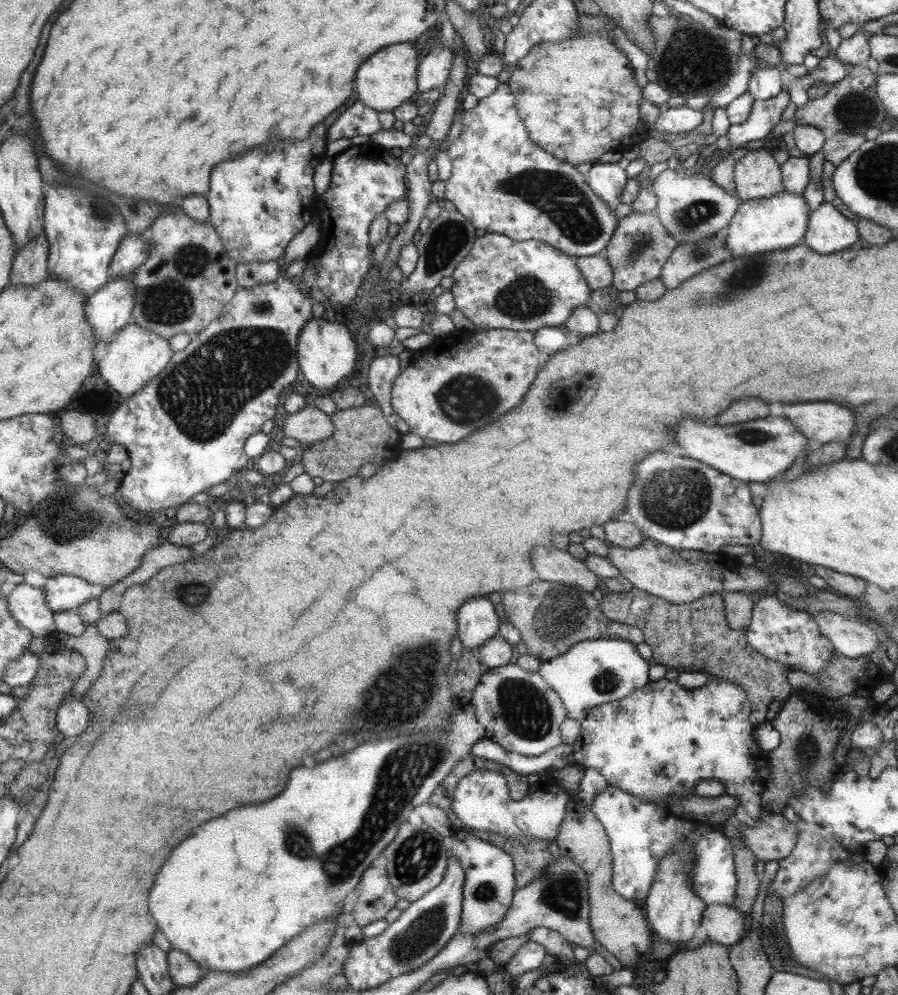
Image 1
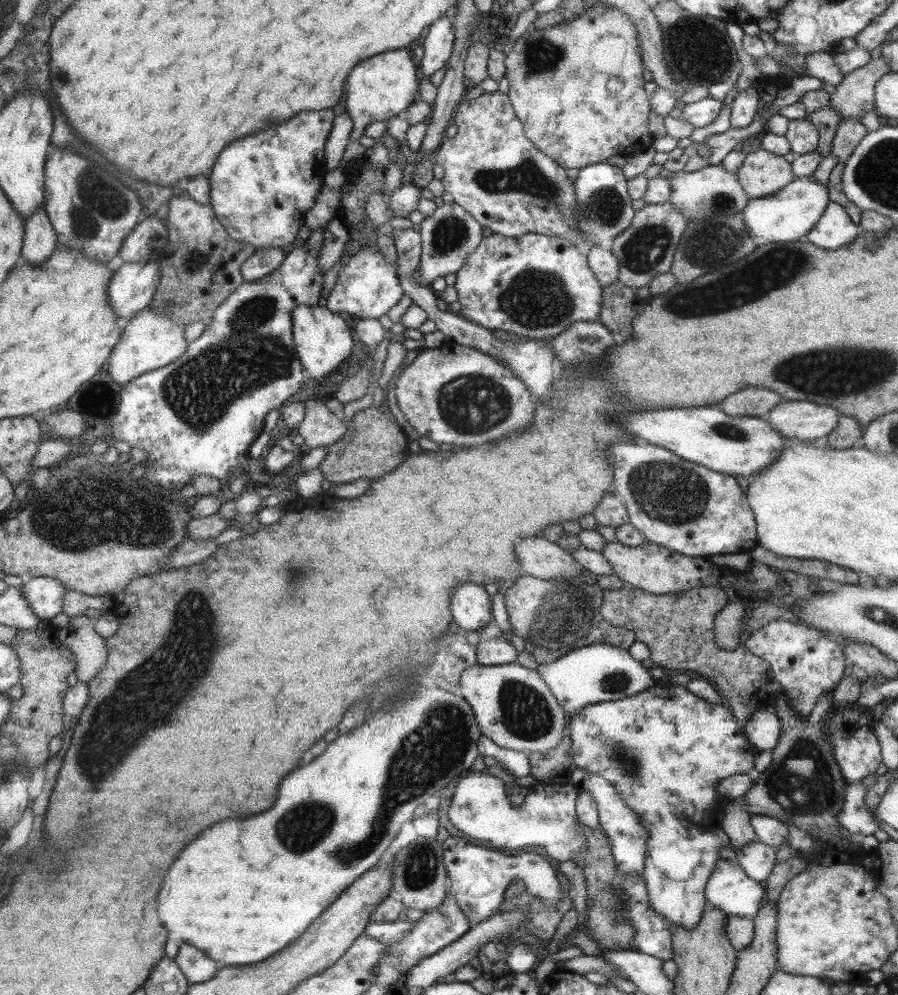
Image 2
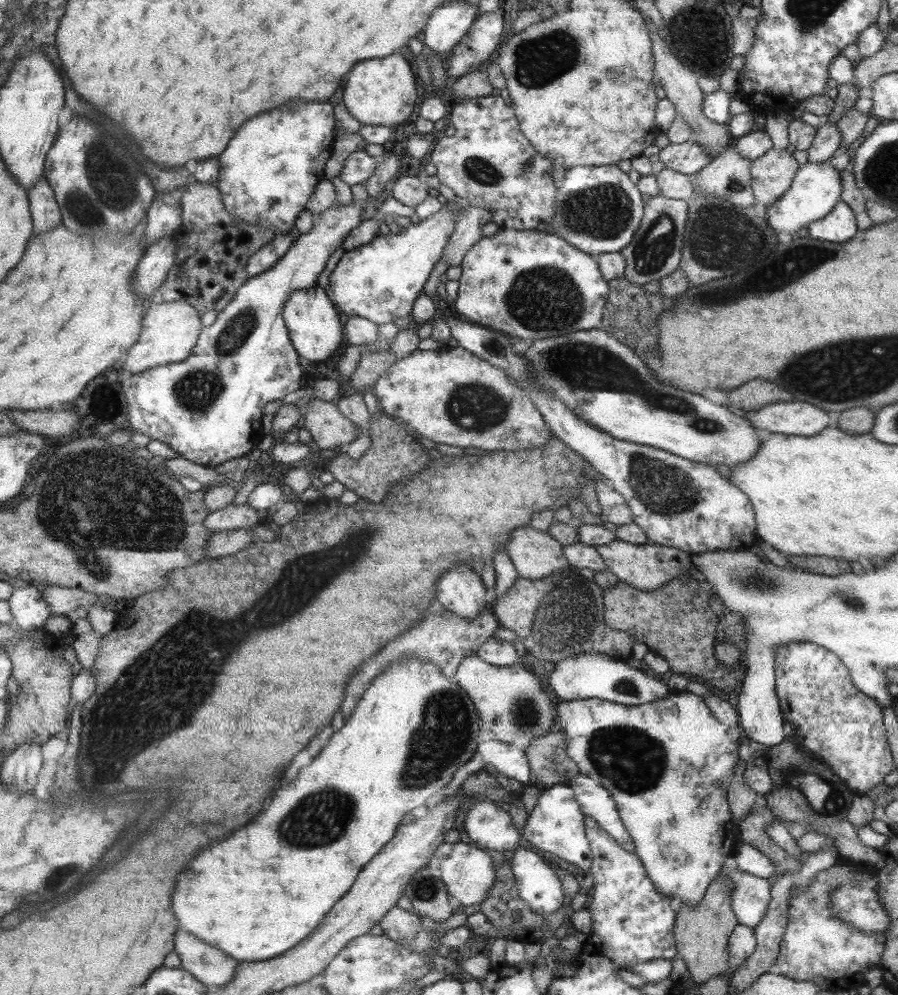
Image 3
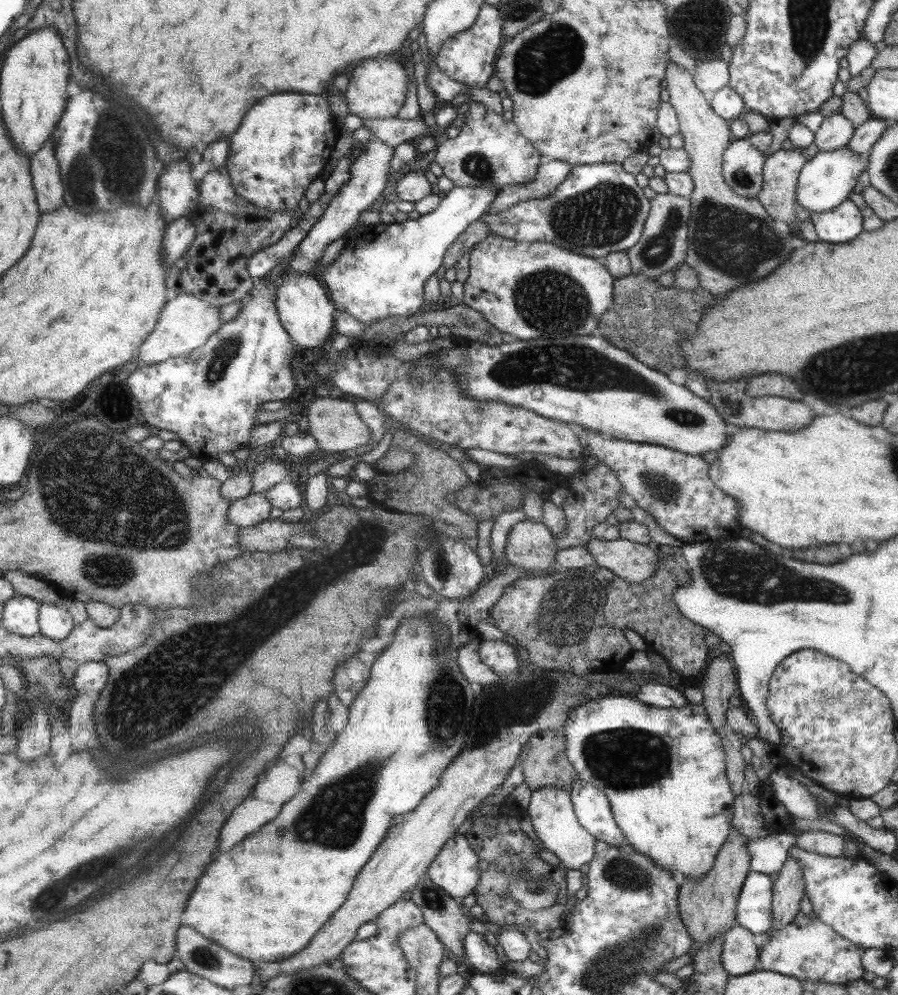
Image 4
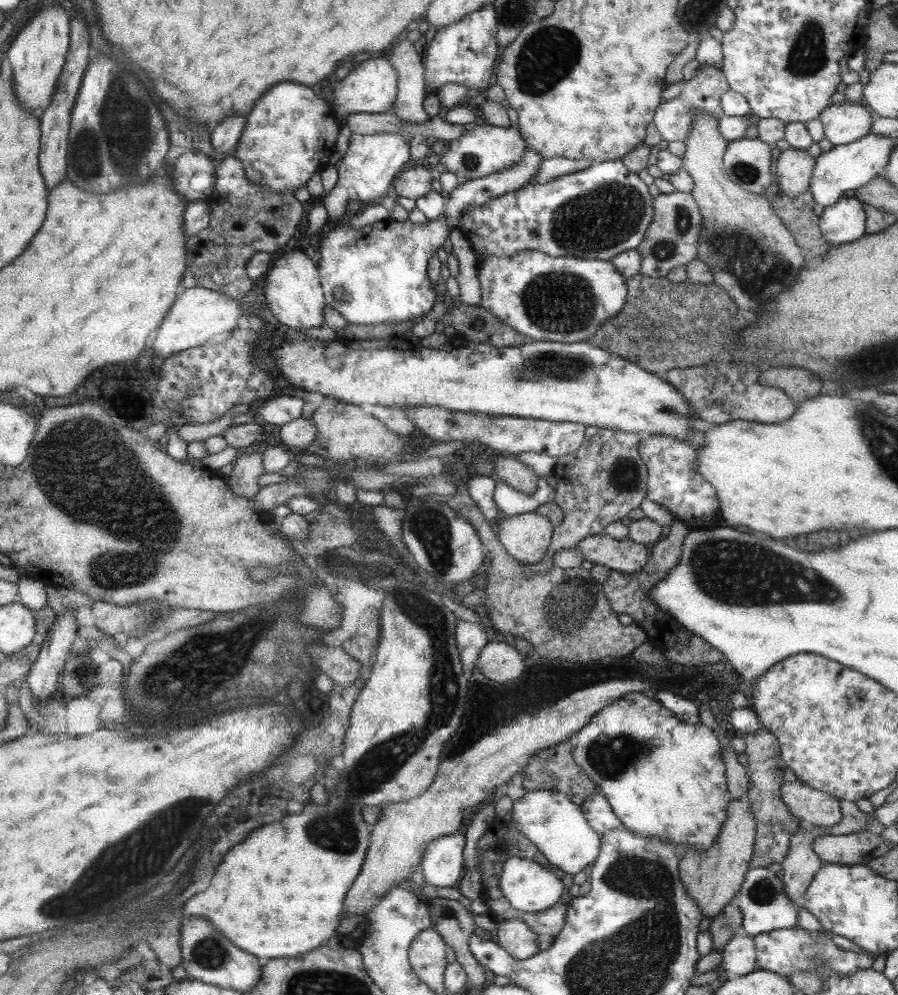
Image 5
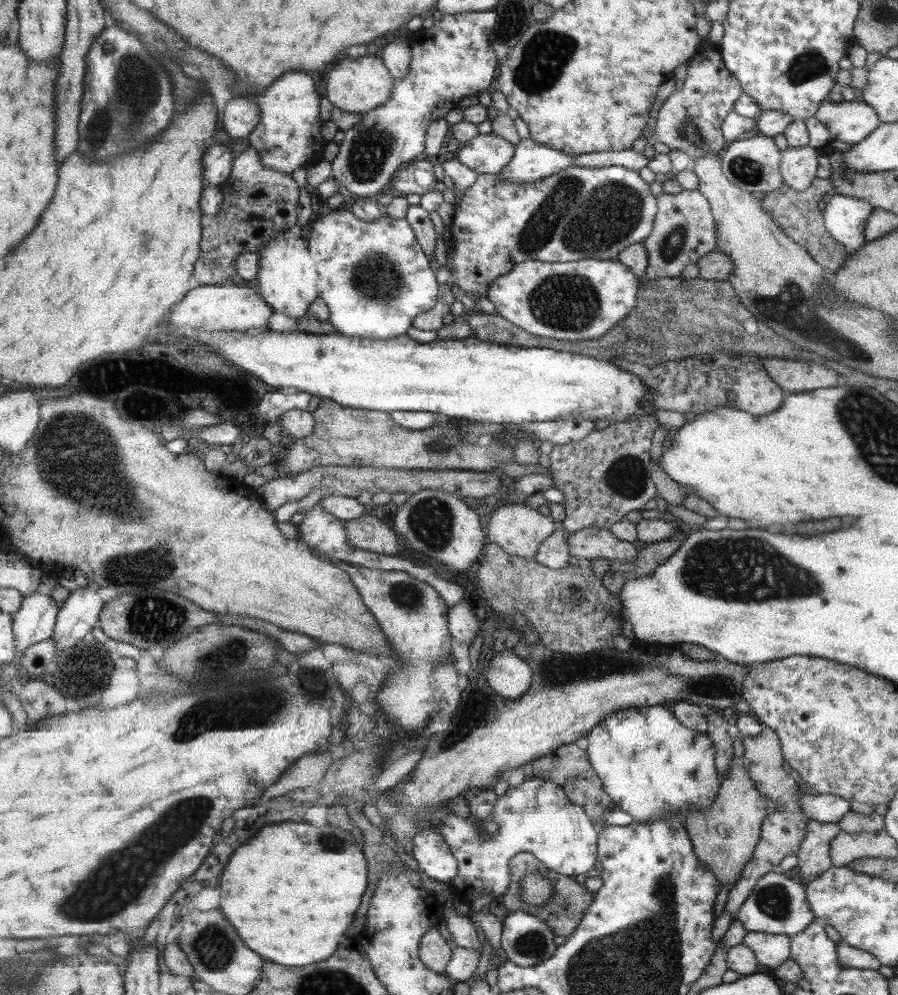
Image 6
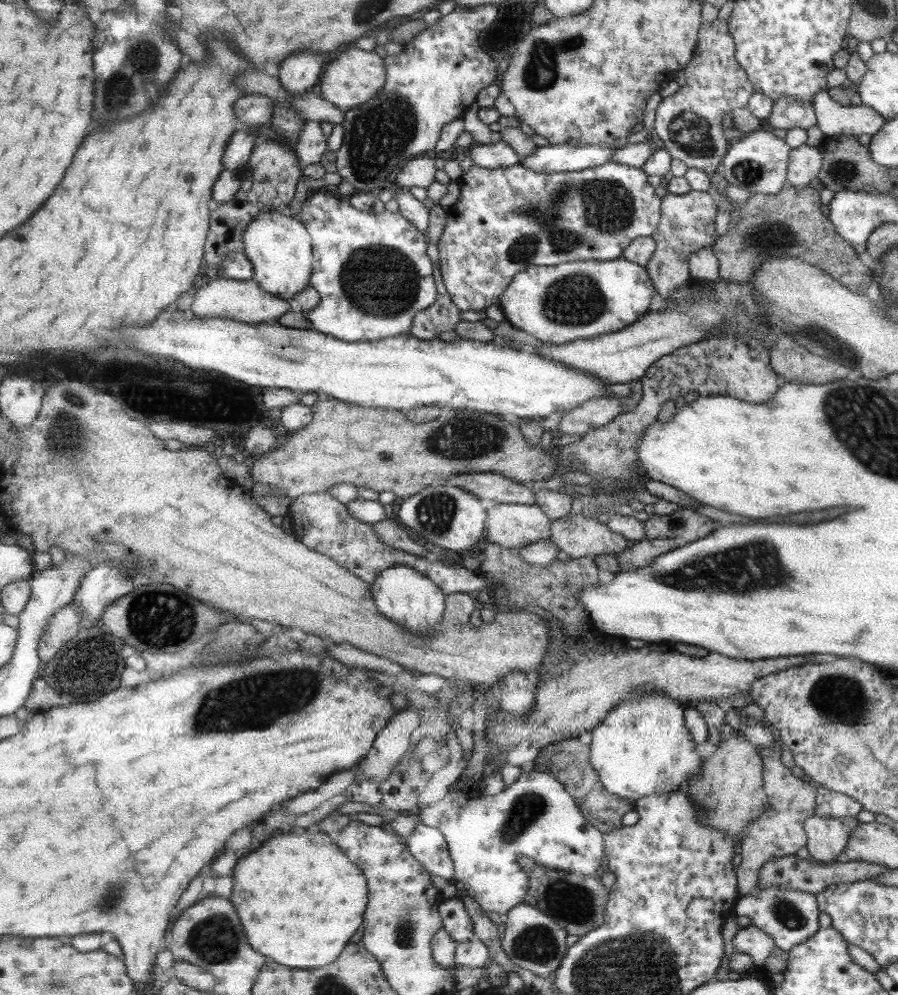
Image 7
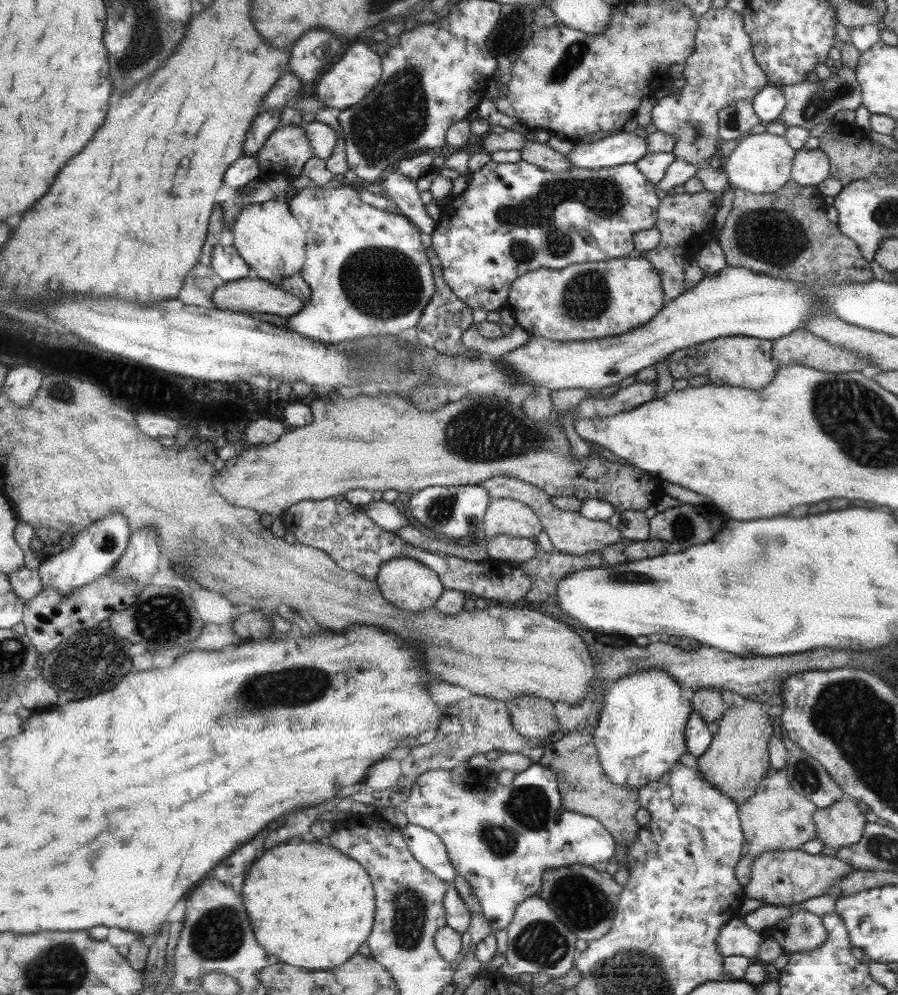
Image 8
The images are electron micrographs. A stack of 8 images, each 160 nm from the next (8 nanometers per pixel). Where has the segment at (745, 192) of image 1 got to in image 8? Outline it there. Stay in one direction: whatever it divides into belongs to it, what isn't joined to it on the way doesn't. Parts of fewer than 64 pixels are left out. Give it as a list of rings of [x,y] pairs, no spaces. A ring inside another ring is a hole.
[[[799,149],[795,150],[795,158],[792,160],[791,179],[799,186],[816,186],[828,177],[828,155],[821,150]]]

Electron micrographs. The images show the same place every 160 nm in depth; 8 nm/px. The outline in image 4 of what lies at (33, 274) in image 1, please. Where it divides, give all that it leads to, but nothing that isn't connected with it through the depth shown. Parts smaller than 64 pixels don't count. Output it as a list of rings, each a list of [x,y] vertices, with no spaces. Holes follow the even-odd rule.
[[[54,135],[31,161],[33,183],[42,214],[59,210],[66,204],[66,186],[56,157]]]

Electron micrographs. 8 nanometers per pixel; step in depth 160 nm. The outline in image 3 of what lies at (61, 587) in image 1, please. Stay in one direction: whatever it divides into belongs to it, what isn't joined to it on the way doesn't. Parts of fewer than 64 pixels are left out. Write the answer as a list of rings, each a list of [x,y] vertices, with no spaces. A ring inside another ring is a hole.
[[[27,585],[17,589],[10,600],[14,614],[13,625],[25,630],[35,630],[45,627],[52,617],[52,608],[45,600],[41,586]]]

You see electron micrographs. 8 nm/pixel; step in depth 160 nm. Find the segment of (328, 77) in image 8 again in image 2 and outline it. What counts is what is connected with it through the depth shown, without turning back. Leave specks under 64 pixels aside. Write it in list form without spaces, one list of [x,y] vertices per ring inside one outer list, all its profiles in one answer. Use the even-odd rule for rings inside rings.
[[[404,47],[385,51],[379,56],[363,60],[353,72],[349,72],[349,96],[345,96],[345,112],[352,122],[347,142],[358,140],[364,126],[371,121],[387,121],[407,110],[417,96],[417,72],[411,62],[411,54]]]

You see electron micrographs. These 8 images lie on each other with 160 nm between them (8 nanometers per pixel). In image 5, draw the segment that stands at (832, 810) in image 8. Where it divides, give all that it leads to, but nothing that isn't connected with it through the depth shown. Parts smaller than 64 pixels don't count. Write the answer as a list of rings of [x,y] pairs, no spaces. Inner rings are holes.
[[[802,822],[799,830],[792,836],[781,861],[780,880],[784,882],[785,897],[797,907],[803,907],[805,892],[812,883],[813,876],[821,868],[823,861],[812,851],[812,840],[816,836],[825,835],[824,827],[812,826]],[[803,828],[812,828],[805,831]]]

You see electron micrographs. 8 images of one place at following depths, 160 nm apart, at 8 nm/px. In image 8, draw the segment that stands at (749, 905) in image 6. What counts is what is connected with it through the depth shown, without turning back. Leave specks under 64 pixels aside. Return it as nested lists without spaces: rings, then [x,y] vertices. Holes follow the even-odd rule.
[[[801,908],[772,925],[765,934],[772,935],[782,951],[799,955],[804,955],[804,952],[815,950],[821,944],[825,944],[828,935],[823,921]]]

